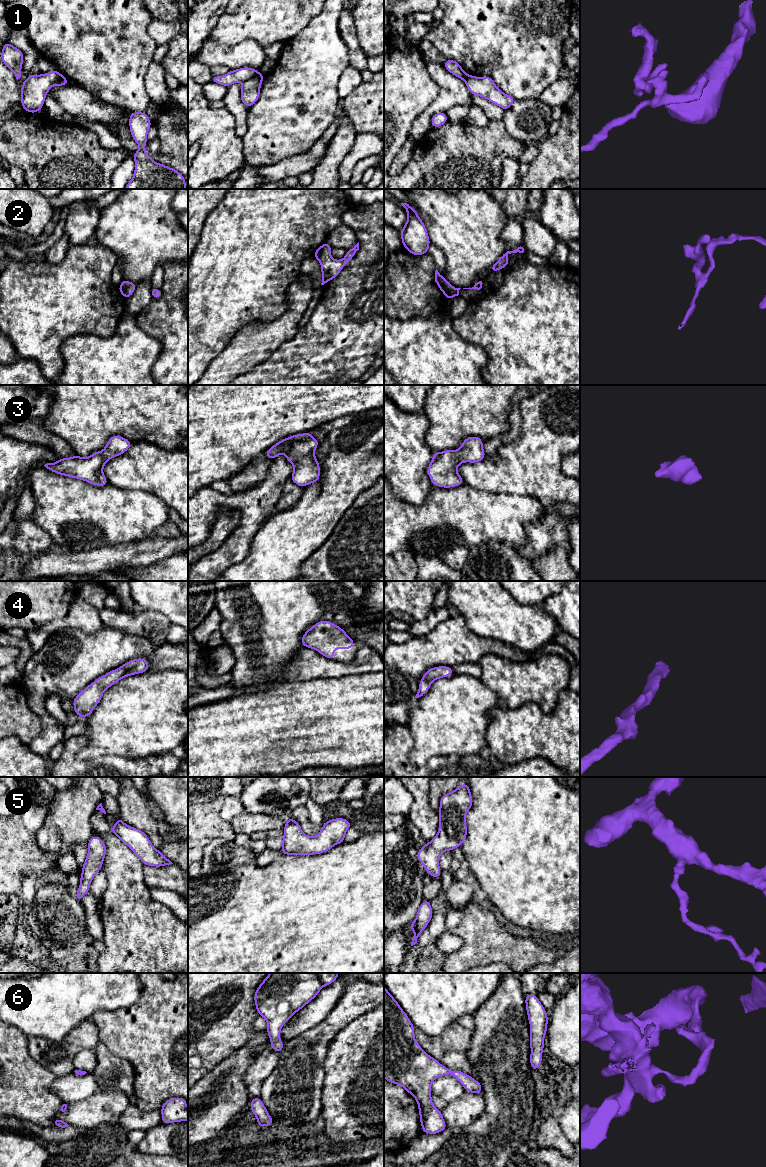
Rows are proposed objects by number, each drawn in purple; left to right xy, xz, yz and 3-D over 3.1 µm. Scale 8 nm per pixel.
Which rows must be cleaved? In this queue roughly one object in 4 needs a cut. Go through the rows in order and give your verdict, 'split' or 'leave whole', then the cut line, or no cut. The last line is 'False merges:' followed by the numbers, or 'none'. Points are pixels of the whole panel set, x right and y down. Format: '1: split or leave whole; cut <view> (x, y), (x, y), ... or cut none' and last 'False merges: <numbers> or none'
1: split; cut xz (259, 73), (242, 82)
2: leave whole; cut none
3: leave whole; cut none
4: leave whole; cut none
5: leave whole; cut none
6: leave whole; cut none
False merges: 1

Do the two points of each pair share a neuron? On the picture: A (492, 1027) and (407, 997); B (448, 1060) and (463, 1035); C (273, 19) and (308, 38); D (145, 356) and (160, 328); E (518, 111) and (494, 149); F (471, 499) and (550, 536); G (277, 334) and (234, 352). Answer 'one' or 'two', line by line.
A: two
B: two
C: two
D: two
E: two
F: two
G: one

